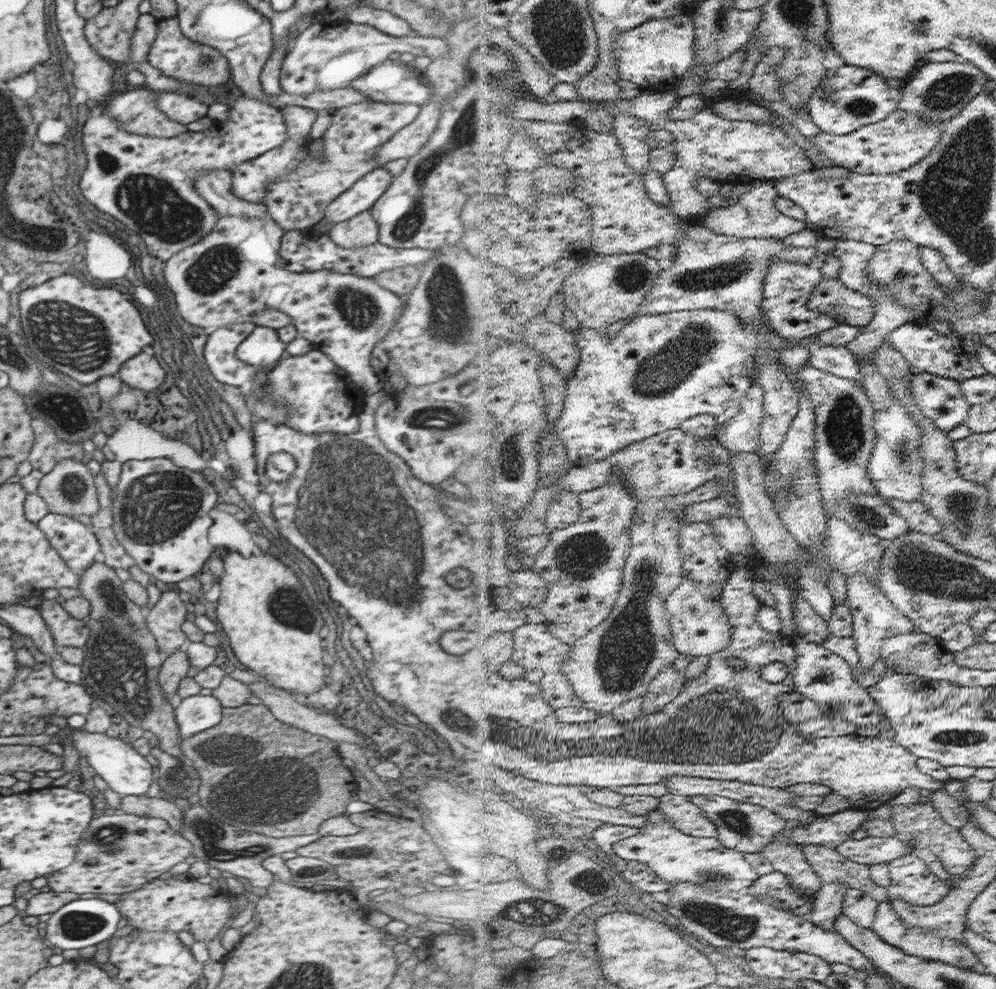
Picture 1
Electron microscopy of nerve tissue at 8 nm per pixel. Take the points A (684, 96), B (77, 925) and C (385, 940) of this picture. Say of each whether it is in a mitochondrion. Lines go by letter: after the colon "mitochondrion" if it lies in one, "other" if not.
A: other
B: mitochondrion
C: other

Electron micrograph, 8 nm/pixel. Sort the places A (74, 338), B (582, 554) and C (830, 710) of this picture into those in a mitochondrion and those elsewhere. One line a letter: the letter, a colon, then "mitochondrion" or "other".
A: mitochondrion
B: mitochondrion
C: other

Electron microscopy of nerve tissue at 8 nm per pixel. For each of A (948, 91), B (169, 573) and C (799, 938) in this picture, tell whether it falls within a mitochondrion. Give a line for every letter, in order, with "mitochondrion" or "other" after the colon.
A: mitochondrion
B: other
C: other

